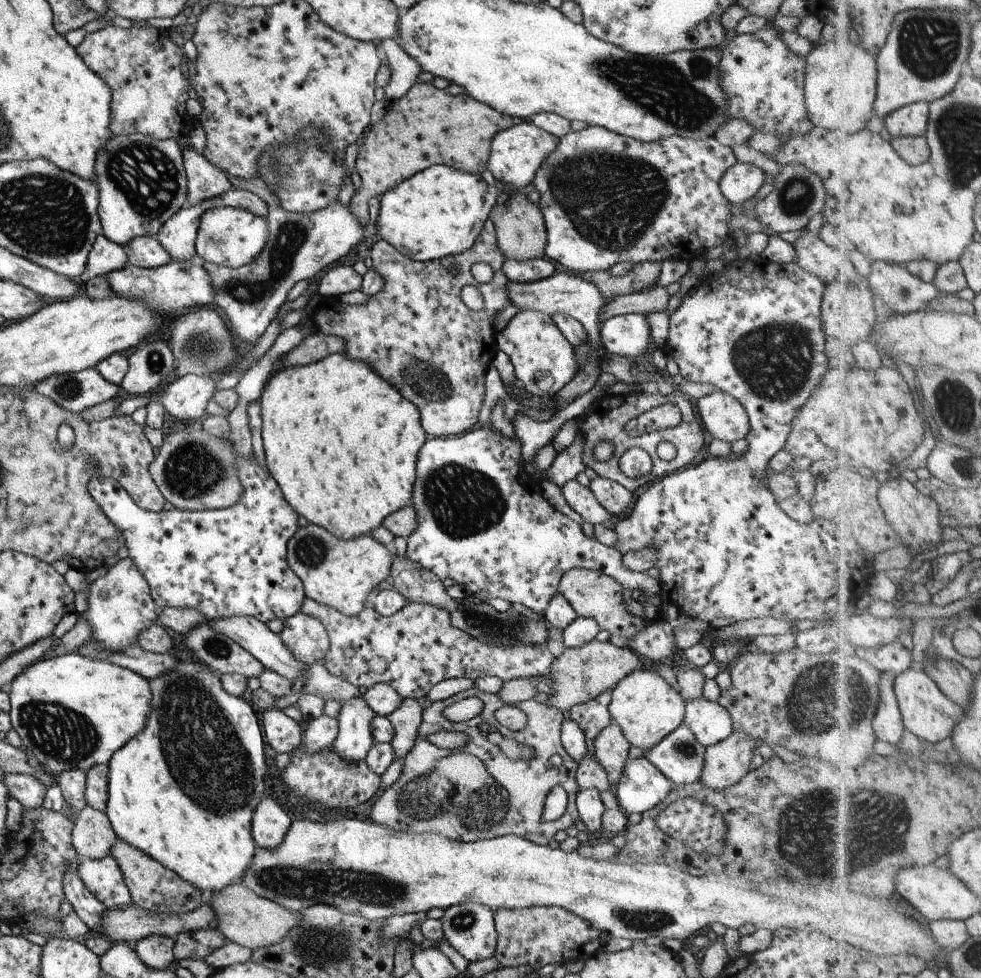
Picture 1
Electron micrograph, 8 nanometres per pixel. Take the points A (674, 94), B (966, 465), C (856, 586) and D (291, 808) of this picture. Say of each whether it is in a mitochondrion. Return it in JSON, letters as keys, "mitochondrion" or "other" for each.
{"A":"mitochondrion","B":"mitochondrion","C":"other","D":"other"}

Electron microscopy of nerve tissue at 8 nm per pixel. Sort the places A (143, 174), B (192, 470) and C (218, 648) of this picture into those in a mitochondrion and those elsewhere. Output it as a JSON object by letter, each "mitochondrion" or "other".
{"A":"mitochondrion","B":"mitochondrion","C":"mitochondrion"}

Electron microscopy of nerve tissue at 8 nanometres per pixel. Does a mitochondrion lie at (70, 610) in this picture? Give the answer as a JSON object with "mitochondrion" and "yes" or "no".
{"mitochondrion":"no"}

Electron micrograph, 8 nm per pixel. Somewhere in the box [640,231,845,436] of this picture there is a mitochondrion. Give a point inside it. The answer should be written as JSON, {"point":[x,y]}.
{"point":[774,361]}

